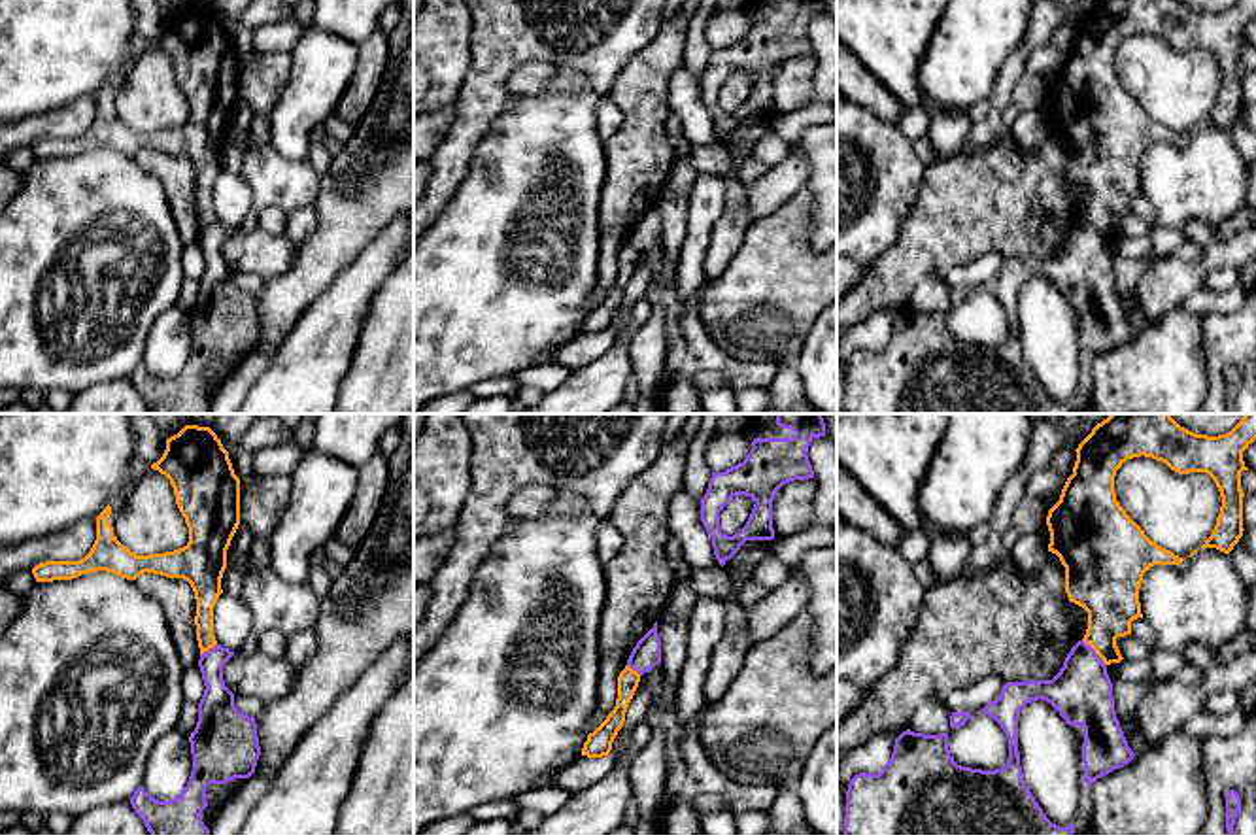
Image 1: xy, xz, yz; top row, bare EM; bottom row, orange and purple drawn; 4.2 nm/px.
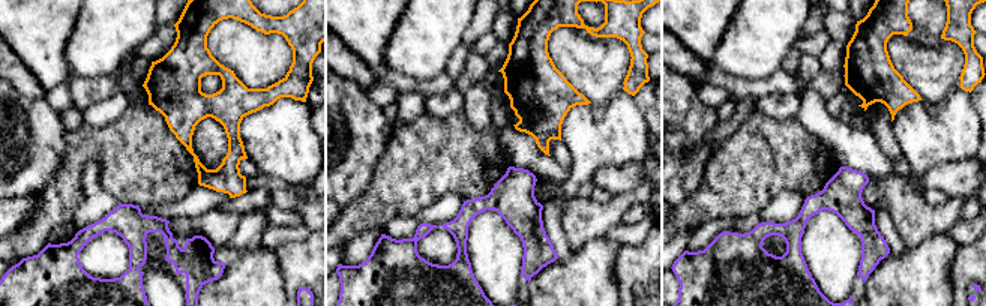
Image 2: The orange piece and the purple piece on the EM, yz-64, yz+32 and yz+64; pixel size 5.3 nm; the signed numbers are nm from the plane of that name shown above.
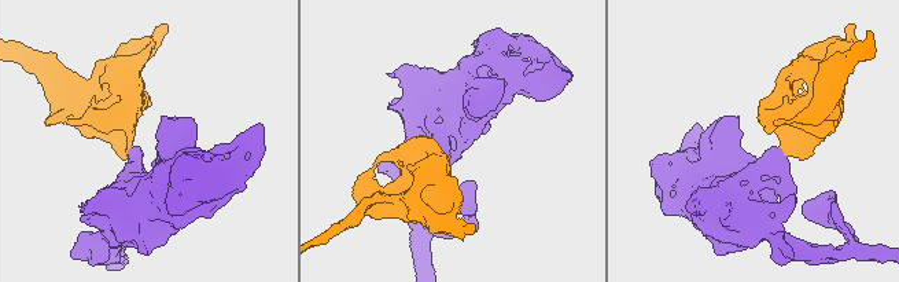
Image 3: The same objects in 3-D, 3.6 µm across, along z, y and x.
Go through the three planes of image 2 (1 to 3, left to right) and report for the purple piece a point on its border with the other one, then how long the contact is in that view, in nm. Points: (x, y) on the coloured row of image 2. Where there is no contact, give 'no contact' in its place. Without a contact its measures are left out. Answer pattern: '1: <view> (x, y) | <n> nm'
1: no contact
2: no contact
3: no contact

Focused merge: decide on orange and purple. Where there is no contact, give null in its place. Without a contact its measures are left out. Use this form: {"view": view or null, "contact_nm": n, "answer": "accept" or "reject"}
{"view": "yz", "contact_nm": 160, "answer": "reject"}

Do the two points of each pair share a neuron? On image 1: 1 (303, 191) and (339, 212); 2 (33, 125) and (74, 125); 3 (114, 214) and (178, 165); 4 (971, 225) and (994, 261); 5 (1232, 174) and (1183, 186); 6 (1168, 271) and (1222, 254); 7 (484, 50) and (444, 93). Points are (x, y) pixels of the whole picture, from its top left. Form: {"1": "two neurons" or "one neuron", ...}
{"1": "two neurons", "2": "one neuron", "3": "two neurons", "4": "two neurons", "5": "one neuron", "6": "one neuron", "7": "two neurons"}

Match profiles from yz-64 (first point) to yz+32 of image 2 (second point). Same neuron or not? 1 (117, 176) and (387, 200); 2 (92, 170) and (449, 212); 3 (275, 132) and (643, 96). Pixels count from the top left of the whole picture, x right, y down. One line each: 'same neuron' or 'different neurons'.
1: same neuron
2: same neuron
3: different neurons

